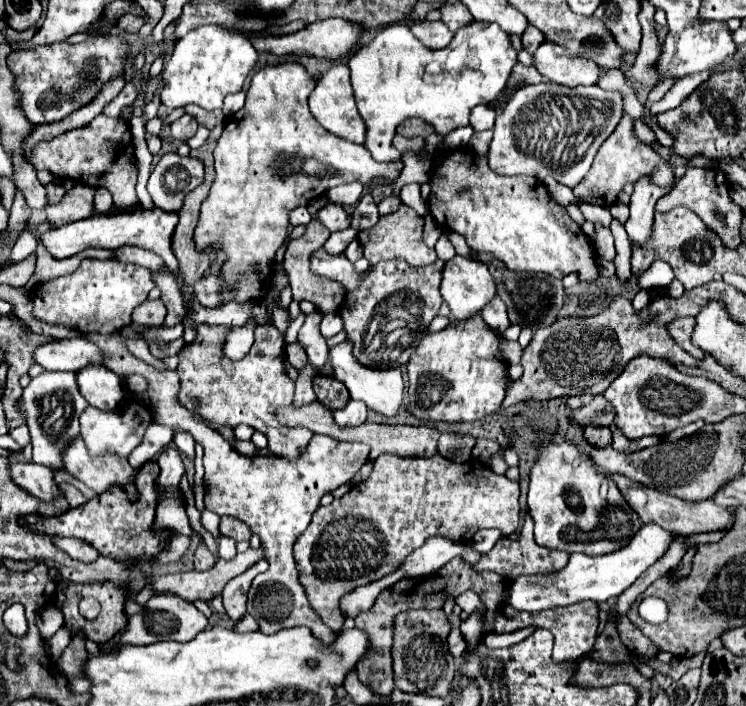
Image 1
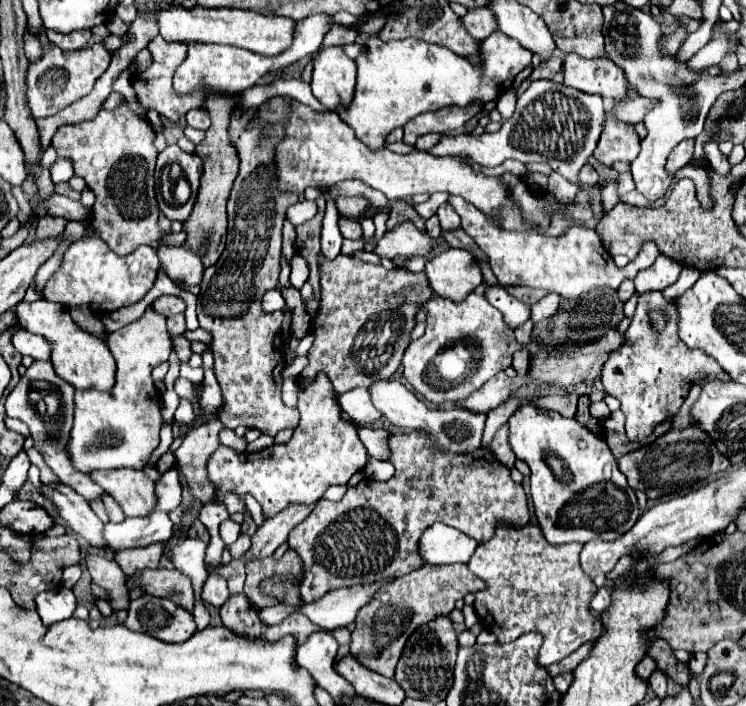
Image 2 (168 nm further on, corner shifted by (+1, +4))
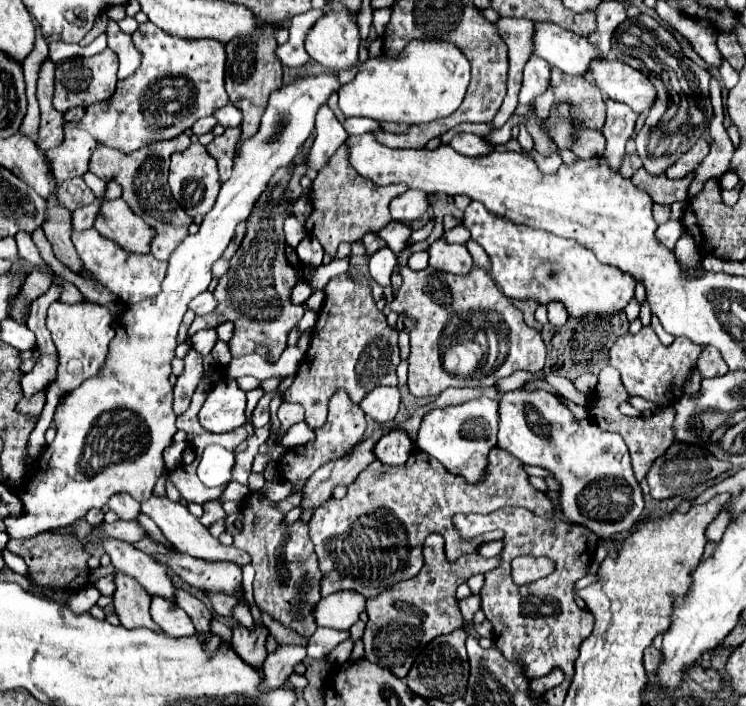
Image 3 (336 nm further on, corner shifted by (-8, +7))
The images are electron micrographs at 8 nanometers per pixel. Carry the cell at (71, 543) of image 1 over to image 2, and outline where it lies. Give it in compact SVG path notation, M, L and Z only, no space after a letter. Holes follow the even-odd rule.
M91 554L85 558L87 570L91 572L91 578L97 586L101 586L107 592L107 602L111 604L113 612L127 610L129 608L129 588L127 580L115 560L107 560L103 556Z

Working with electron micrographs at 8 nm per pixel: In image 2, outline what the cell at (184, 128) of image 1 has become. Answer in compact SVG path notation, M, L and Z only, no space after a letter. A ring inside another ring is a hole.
M199 108L199 110L191 110L187 116L187 124L193 126L193 128L199 128L199 130L207 130L211 126L211 118L209 118L209 112L205 108Z

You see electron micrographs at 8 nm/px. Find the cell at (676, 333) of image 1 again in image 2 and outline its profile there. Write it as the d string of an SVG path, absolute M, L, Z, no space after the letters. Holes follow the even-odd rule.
M647 292L639 296L635 316L631 318L631 324L625 332L625 342L615 352L611 352L601 372L603 390L621 402L621 410L627 418L625 430L629 440L645 440L659 422L677 414L693 384L703 386L709 380L729 380L729 376L703 350L691 350L681 342L677 336L677 306L669 304L661 292ZM651 310L665 310L669 316L661 334L651 328Z

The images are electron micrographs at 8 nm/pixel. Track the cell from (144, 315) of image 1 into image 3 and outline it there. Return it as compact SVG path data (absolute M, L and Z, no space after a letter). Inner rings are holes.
M204 291L188 303L188 309L192 309L196 315L208 315L212 309L216 309L216 299L212 293Z

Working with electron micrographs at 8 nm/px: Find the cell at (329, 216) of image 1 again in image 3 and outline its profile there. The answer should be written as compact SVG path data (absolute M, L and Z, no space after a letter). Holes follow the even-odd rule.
M366 233L366 235L362 237L362 243L364 243L364 247L366 247L366 251L368 251L370 255L376 253L378 249L386 247L386 241L384 241L380 235L376 235L376 233Z

